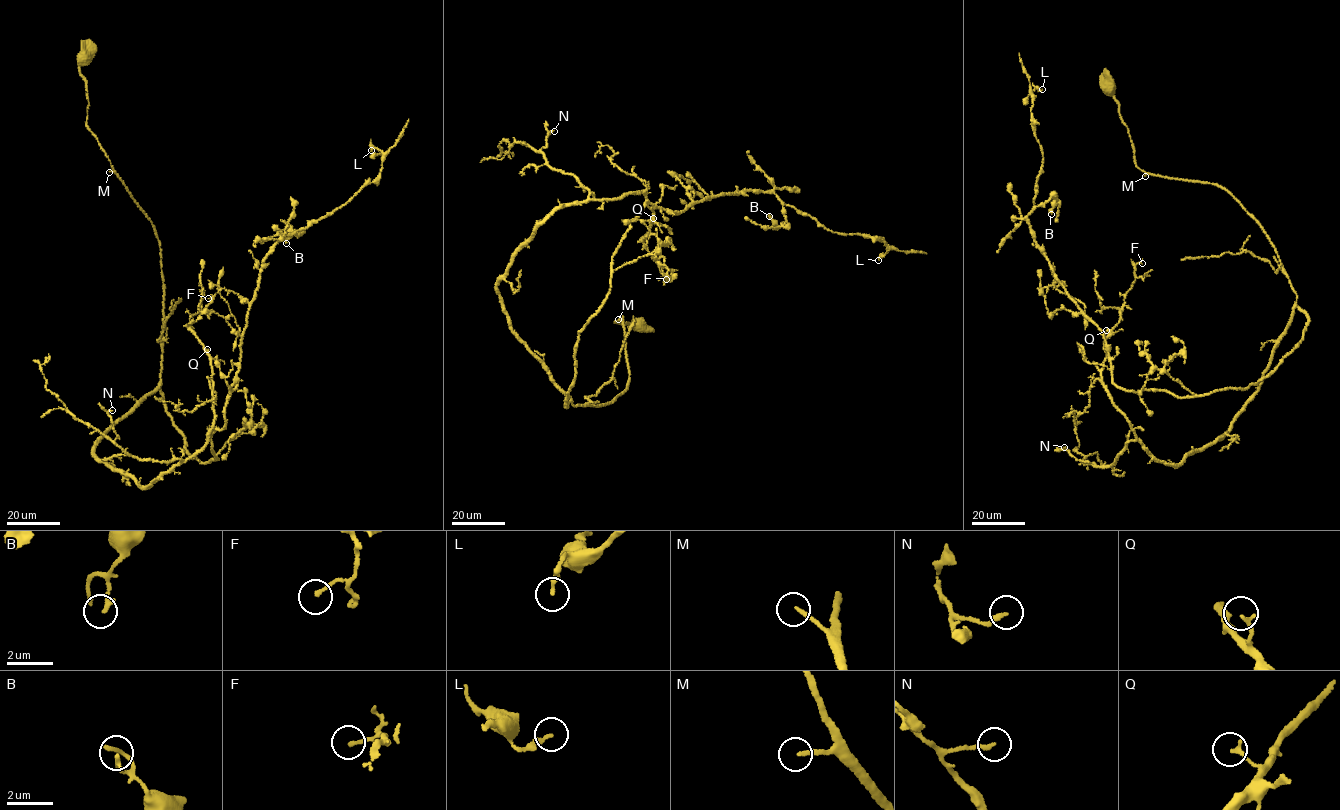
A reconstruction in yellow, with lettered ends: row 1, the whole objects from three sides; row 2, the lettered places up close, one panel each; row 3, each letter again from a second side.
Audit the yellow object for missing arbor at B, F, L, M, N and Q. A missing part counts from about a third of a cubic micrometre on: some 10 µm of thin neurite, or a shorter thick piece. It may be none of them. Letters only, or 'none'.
M

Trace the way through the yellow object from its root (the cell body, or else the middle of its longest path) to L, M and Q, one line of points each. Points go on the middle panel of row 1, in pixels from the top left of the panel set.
L: (639, 326), (615, 321), (624, 392), (565, 406), (647, 202), (772, 192), (882, 240), (878, 260)
M: (639, 326), (615, 321), (622, 316), (622, 321), (618, 319)
Q: (639, 326), (615, 321), (626, 389), (574, 406), (513, 331), (496, 287), (558, 209), (642, 192), (653, 218)

